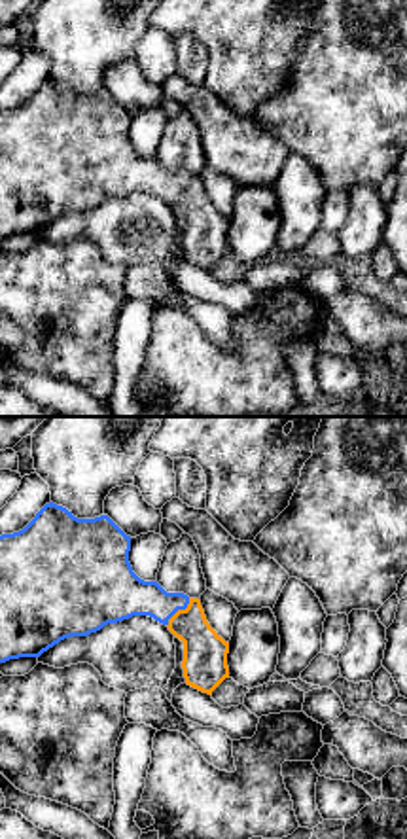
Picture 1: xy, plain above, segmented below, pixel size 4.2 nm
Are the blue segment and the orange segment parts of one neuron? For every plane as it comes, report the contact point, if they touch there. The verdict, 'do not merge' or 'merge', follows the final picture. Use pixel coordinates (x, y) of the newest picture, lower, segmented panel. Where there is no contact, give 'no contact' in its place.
(178, 608)

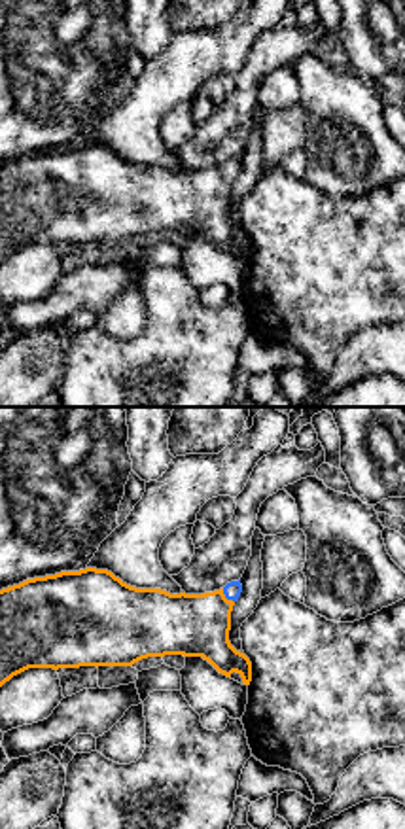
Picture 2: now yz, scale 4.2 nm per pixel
(226, 597)

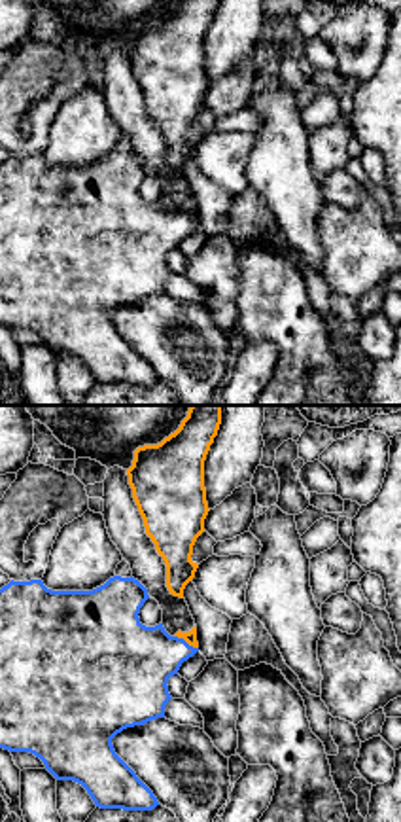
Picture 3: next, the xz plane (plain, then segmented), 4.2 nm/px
(184, 641)

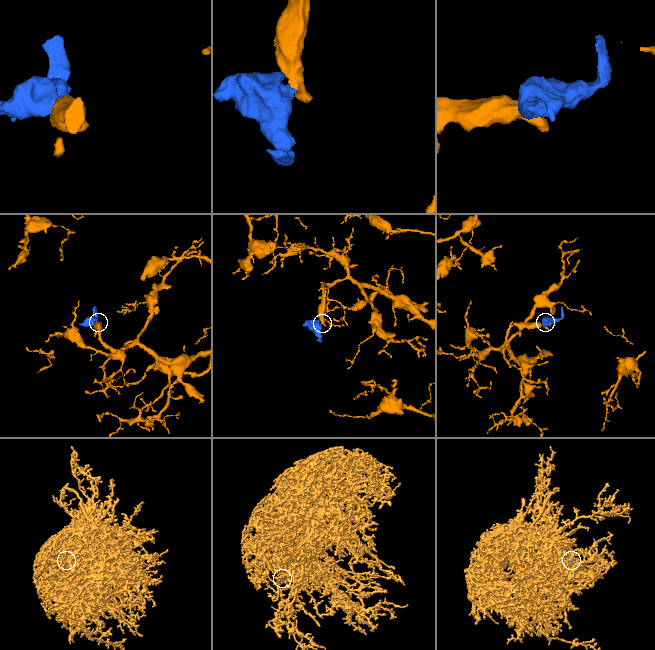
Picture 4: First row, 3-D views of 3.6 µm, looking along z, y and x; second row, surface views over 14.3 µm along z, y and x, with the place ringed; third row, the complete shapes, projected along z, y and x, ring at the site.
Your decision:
merge

